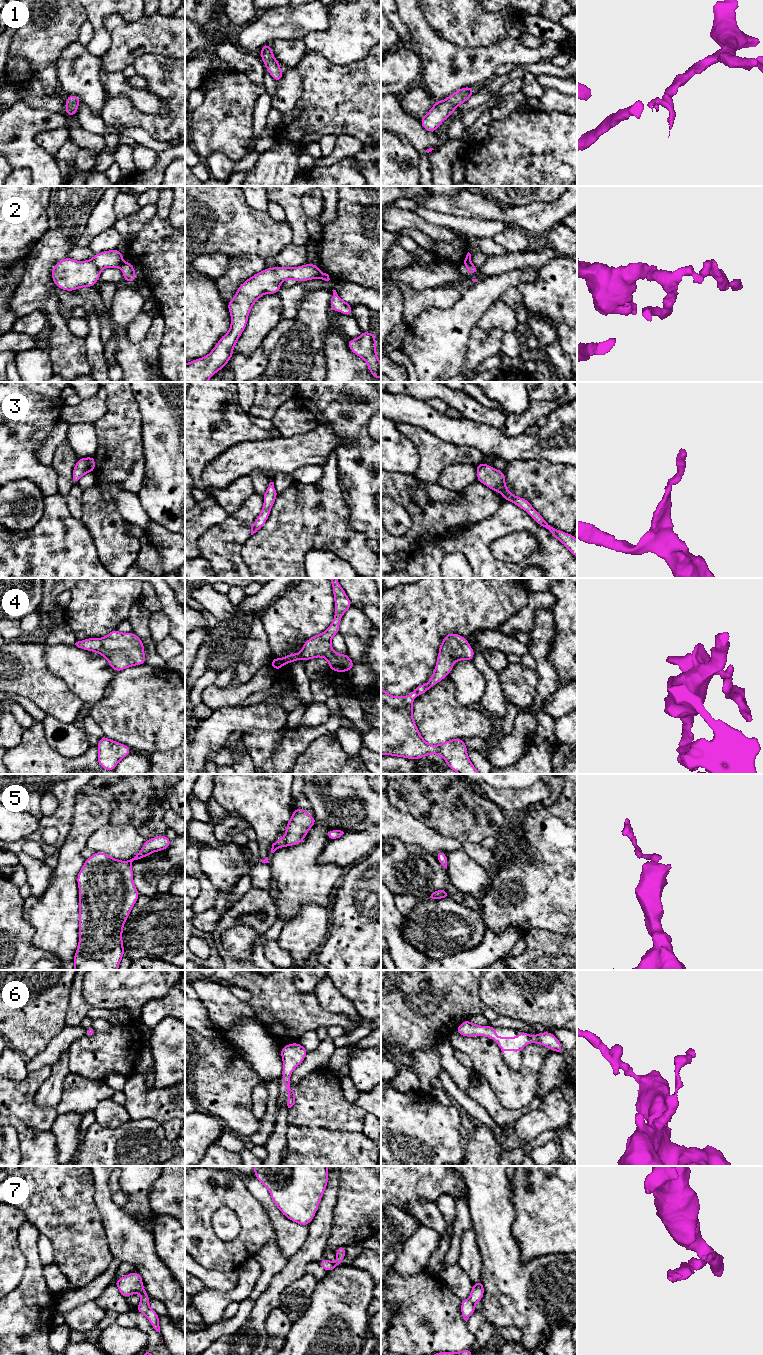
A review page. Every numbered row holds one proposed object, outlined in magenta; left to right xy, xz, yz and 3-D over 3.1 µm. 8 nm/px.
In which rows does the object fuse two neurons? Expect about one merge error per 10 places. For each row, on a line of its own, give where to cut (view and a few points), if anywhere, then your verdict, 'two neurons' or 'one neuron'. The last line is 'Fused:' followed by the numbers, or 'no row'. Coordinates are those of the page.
1: no cut; one neuron
2: cut in xz along (320, 272), (316, 277); two neurons
3: no cut; one neuron
4: no cut; one neuron
5: no cut; one neuron
6: no cut; one neuron
7: no cut; one neuron
Fused: 2

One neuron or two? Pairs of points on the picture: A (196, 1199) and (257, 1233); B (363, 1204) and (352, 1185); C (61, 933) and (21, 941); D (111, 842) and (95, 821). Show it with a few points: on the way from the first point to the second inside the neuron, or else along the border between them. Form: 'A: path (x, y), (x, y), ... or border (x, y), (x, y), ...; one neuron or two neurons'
A: path (213, 1199), (231, 1199), (248, 1216); one neuron
B: path (363, 1199), (363, 1196), (357, 1190); one neuron
C: border (23, 917), (33, 929), (32, 944), (50, 953); two neurons
D: border (108, 823), (97, 828), (89, 836), (86, 846); two neurons

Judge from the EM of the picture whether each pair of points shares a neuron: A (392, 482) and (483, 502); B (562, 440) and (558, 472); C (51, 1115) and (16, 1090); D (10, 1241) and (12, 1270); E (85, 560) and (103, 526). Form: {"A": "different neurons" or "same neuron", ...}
{"A": "same neuron", "B": "different neurons", "C": "same neuron", "D": "same neuron", "E": "different neurons"}

